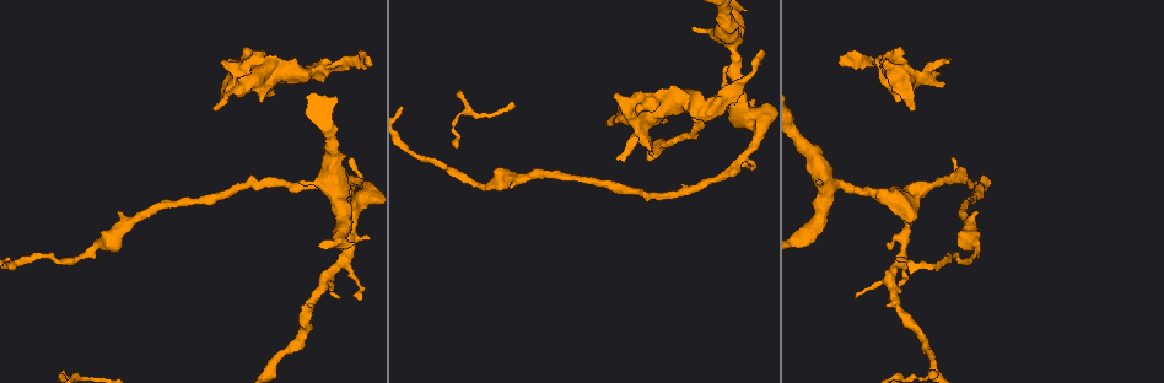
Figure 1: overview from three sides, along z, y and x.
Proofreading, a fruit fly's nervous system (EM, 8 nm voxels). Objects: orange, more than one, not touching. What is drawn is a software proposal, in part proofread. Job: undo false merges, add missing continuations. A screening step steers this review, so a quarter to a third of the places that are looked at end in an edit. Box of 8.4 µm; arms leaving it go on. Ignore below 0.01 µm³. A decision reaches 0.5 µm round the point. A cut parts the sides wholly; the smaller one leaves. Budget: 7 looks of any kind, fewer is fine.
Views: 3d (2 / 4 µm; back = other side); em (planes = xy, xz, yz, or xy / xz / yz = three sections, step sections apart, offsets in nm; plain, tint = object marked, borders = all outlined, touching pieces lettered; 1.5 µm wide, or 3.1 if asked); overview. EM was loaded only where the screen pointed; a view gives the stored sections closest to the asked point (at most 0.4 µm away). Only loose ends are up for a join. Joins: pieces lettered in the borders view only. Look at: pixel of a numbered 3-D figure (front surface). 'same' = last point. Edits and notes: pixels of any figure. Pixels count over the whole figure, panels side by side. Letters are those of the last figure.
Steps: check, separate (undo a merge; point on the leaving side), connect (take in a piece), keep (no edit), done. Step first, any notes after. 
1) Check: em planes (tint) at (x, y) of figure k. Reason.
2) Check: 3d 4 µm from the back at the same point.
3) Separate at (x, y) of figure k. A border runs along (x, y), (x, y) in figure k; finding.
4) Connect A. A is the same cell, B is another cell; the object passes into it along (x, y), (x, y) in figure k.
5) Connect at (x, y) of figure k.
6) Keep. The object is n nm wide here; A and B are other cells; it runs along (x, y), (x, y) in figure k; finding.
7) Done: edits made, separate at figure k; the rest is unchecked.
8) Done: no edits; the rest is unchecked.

Check: 3d 4 µm at (857, 296) of figure 1. Thin end.

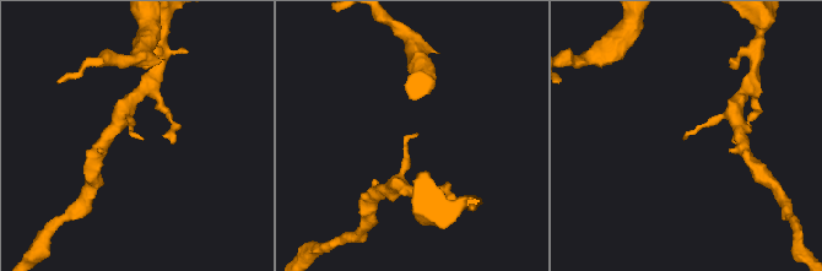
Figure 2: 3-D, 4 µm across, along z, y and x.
Check: em xy step 8 (tint) at (686, 138) of figure 2.

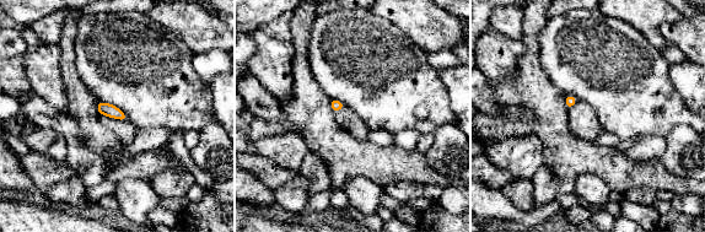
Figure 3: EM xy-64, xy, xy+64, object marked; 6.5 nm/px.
Check: em planes (borders) at the same point.

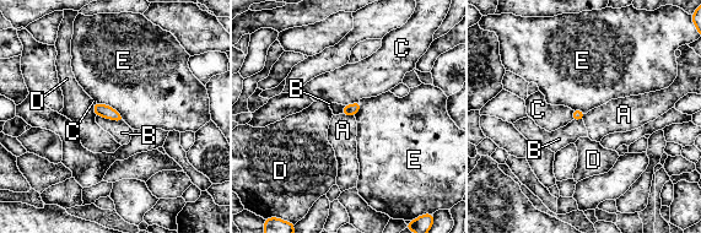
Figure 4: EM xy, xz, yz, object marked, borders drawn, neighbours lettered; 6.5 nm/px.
Keep. A, B, C, D and E are other cells; a border runs along (97, 114), (123, 122) in figure 4; none of them fits.

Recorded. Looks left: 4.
Check: 3d 2 µm at (351, 203) of figure 1. Sharp bend.

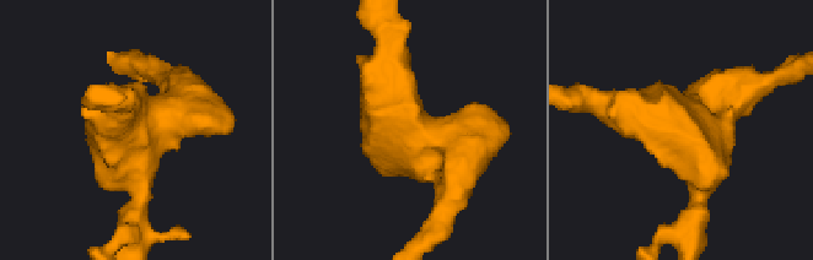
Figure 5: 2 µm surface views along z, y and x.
Check: em xz step 8 (tint) at (124, 125) of figure 5. 3 arms meet here; the arms are 200, 200, 280 nm wide; need the tissue.

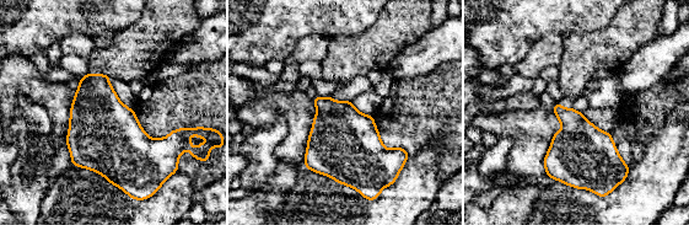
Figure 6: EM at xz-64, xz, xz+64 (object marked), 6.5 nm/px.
Check: em planes (borders) at the same point.

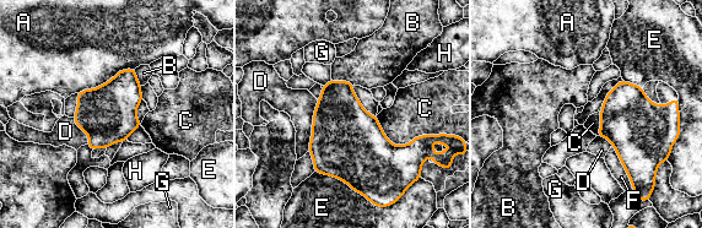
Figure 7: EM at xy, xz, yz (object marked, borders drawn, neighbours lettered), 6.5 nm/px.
Keep. The longest contact is with C, 420 nm; A, B, C, D, E, F, G and H are other cells; a border runs along (331, 79), (349, 81), (352, 85) in figure 7; continuous, no second cell.

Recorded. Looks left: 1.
Done: no edits; the rest is unchecked.

